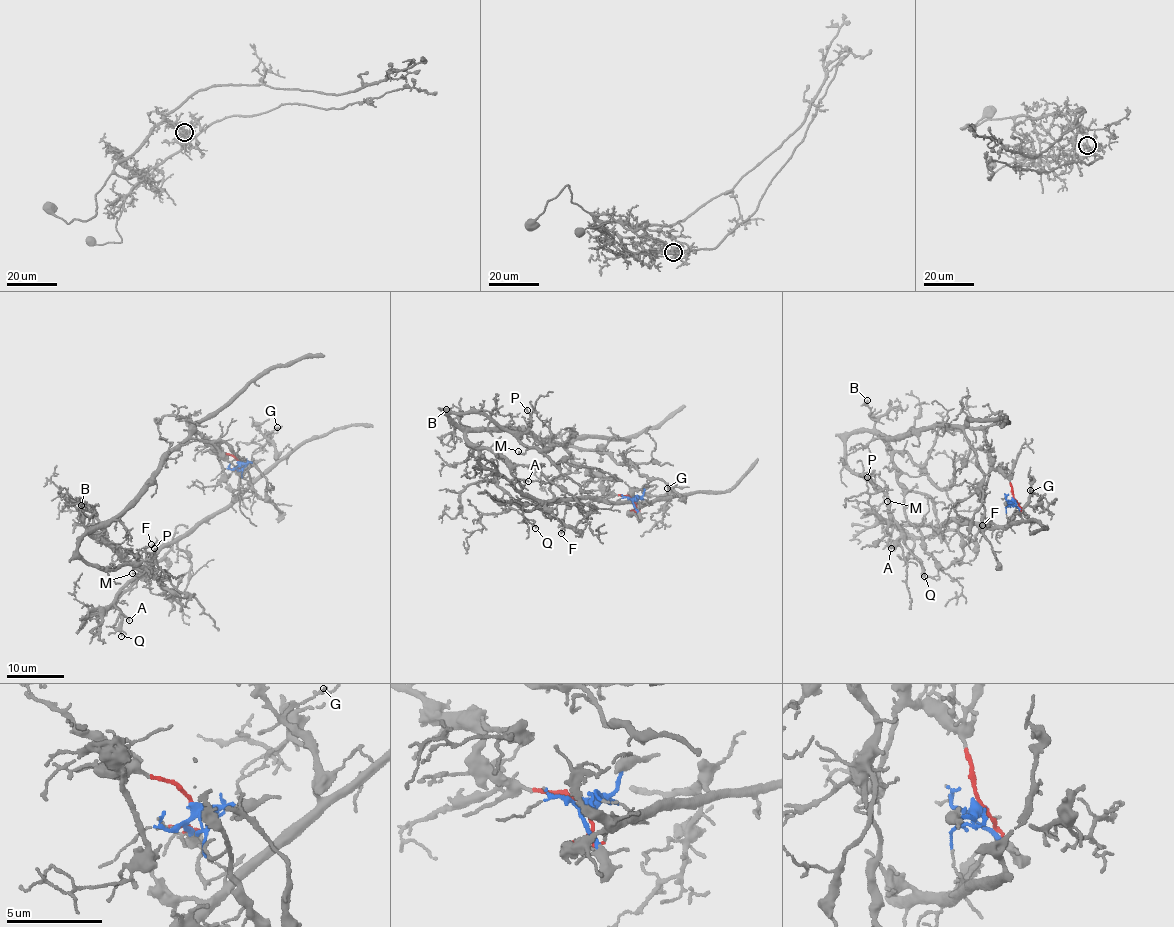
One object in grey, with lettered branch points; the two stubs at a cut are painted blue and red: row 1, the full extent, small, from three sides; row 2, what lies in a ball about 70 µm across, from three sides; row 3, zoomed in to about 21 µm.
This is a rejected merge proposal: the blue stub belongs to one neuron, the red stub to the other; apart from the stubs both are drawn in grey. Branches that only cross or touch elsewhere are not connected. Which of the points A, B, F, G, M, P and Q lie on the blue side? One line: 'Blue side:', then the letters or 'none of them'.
Blue side: A, F, G, Q

